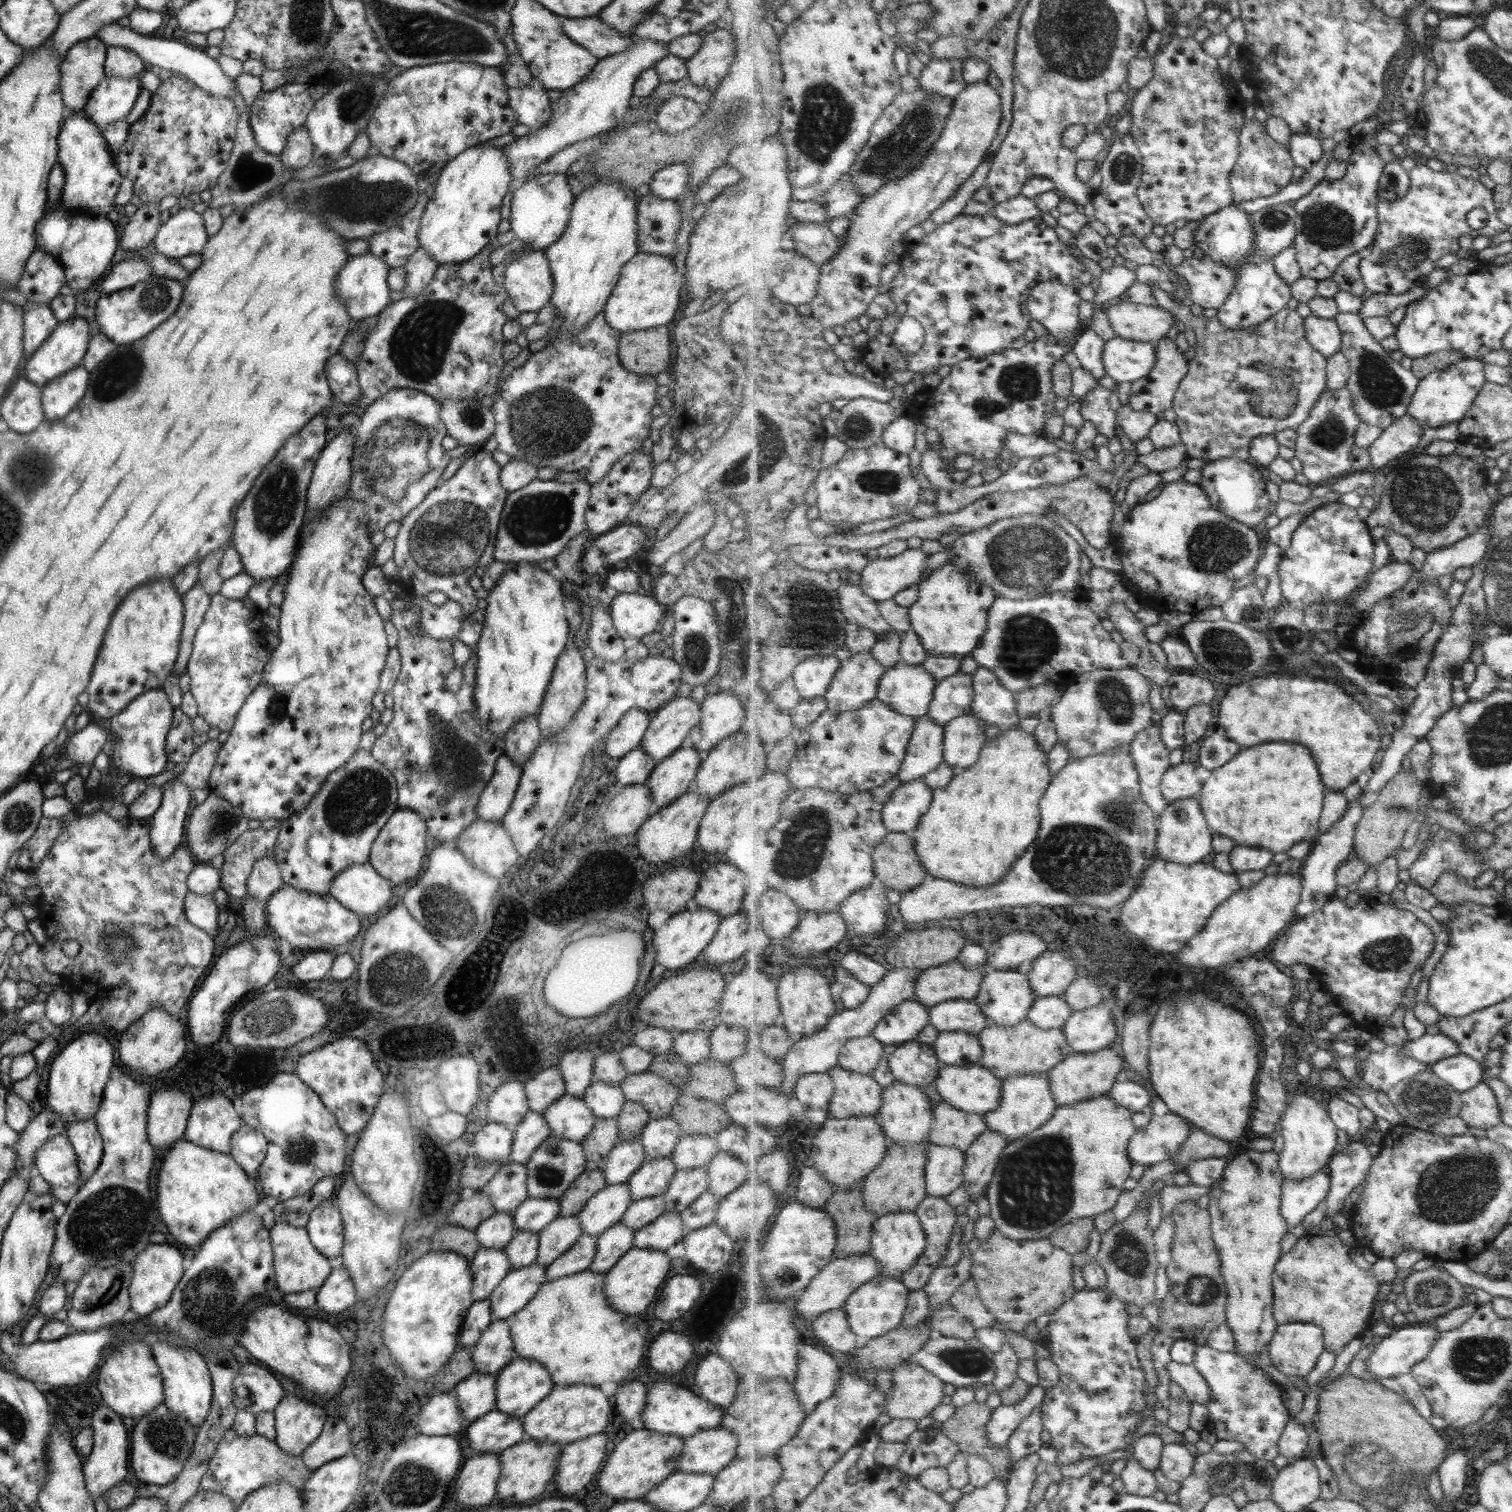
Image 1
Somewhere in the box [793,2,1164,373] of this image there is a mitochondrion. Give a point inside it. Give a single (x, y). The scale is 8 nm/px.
(891, 154)

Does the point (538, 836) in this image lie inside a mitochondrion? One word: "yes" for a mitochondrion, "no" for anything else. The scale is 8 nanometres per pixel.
no

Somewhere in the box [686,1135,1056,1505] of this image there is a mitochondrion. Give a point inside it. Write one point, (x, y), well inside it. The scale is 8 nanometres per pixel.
(966, 1361)

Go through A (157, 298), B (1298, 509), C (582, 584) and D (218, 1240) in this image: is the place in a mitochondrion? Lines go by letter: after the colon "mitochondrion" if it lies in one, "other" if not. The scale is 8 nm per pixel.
A: mitochondrion
B: other
C: other
D: other

